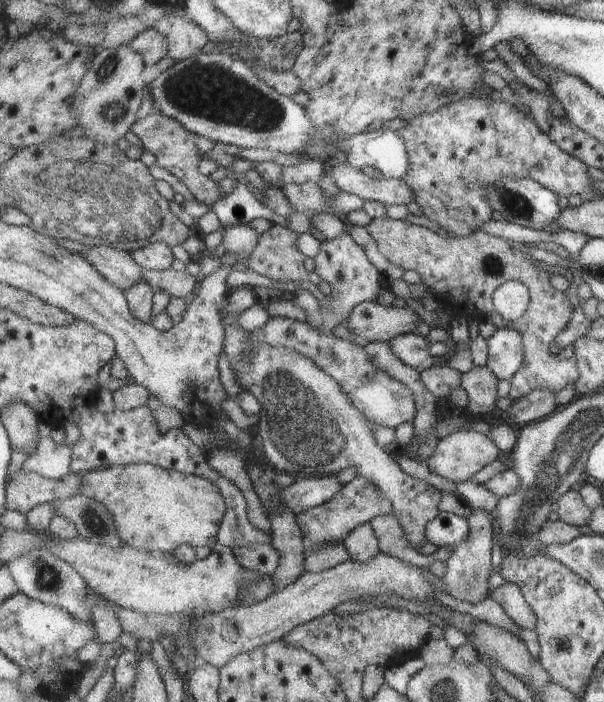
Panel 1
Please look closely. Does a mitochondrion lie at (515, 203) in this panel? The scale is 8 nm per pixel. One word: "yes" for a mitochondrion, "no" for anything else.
yes

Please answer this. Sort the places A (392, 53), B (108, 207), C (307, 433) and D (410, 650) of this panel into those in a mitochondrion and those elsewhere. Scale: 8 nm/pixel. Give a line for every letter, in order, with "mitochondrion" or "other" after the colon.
A: other
B: mitochondrion
C: mitochondrion
D: other

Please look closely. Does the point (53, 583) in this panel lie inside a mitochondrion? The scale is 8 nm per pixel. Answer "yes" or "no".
yes

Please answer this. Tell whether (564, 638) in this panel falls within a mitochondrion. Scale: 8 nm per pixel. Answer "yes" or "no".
yes

